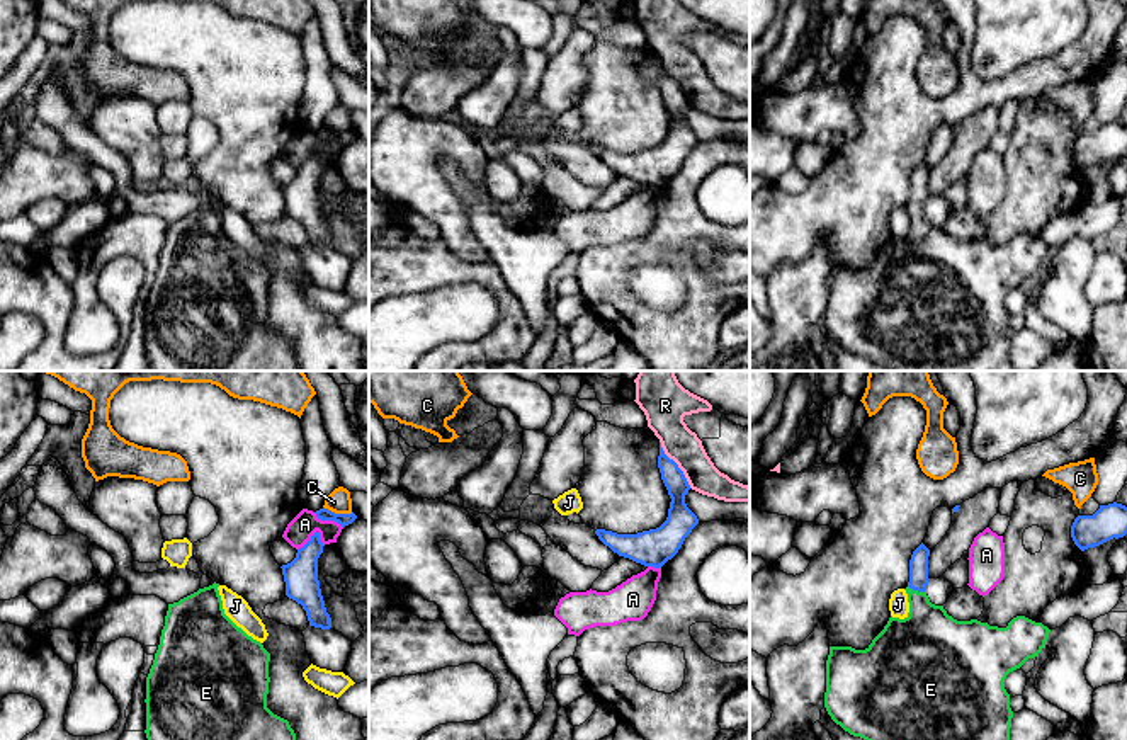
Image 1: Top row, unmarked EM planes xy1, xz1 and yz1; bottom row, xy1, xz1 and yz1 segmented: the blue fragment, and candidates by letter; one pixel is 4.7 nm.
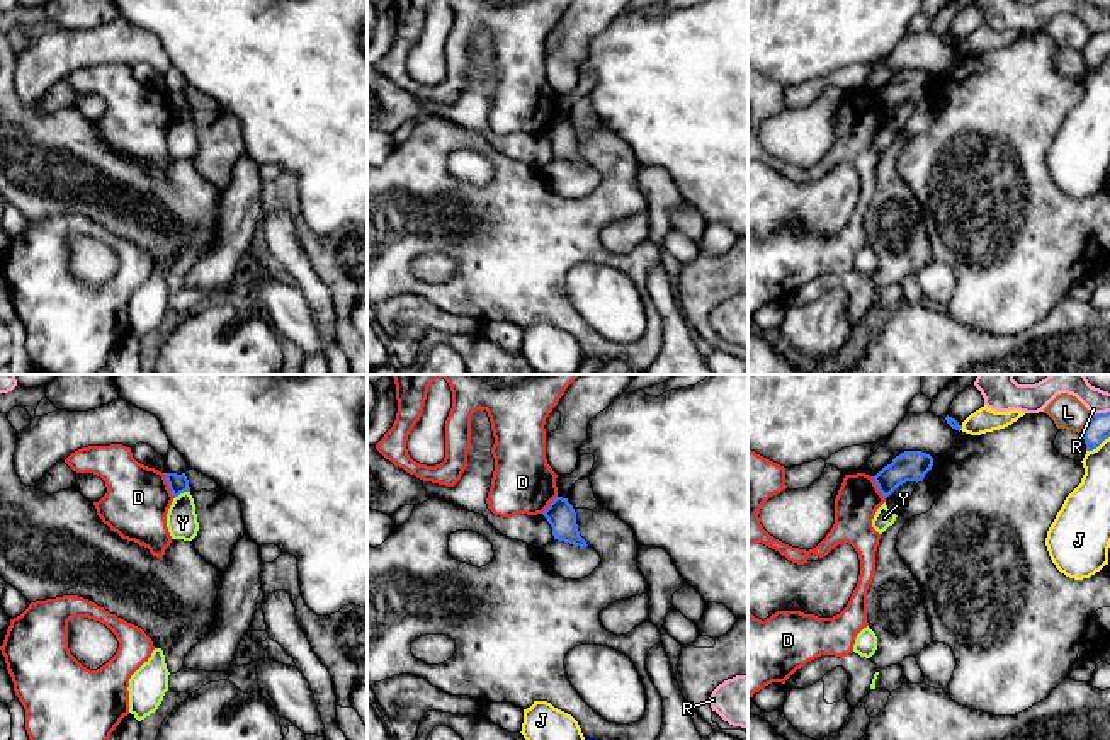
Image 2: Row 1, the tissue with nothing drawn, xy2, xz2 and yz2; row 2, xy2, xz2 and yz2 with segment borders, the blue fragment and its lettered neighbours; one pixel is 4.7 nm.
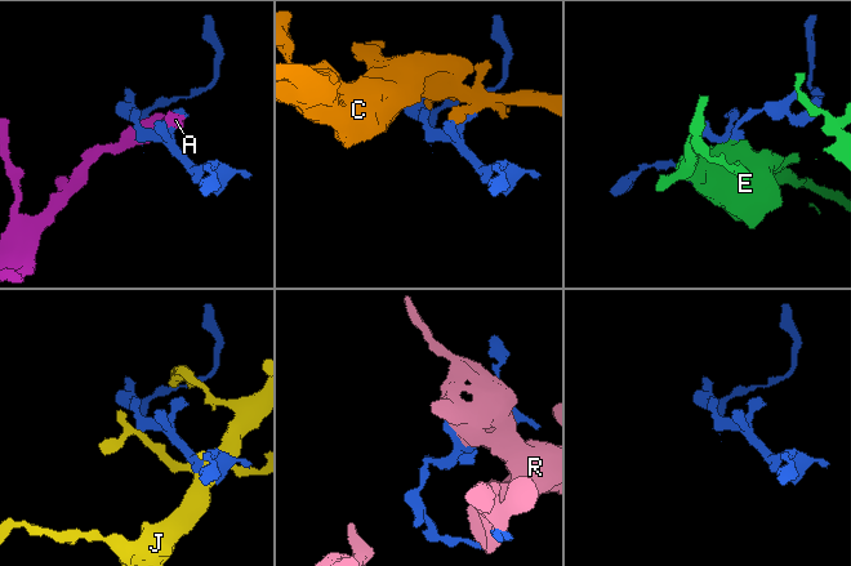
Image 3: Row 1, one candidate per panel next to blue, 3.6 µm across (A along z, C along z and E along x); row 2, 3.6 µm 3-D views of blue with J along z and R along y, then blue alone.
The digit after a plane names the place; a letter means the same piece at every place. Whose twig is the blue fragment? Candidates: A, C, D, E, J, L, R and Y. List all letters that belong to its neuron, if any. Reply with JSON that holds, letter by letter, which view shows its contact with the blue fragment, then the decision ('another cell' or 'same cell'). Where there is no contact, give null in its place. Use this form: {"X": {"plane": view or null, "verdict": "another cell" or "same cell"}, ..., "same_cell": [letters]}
{"A": {"plane": "xy1", "verdict": "another cell"}, "C": {"plane": "xy1", "verdict": "another cell"}, "D": {"plane": "xy2", "verdict": "another cell"}, "E": {"plane": "yz1", "verdict": "same cell"}, "J": {"plane": "yz2", "verdict": "another cell"}, "L": {"plane": "yz2", "verdict": "another cell"}, "R": {"plane": "xz1", "verdict": "another cell"}, "Y": {"plane": "xy2", "verdict": "another cell"}, "same_cell": ["E"]}

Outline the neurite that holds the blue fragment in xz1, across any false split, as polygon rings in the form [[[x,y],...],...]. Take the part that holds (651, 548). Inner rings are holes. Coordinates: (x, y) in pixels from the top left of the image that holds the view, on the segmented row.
[[[661,442],[658,468],[671,498],[666,521],[656,529],[637,534],[617,534],[605,529],[595,531],[598,539],[619,556],[654,568],[671,560],[685,538],[699,524],[697,515],[685,504],[690,485],[678,464],[665,454]]]

